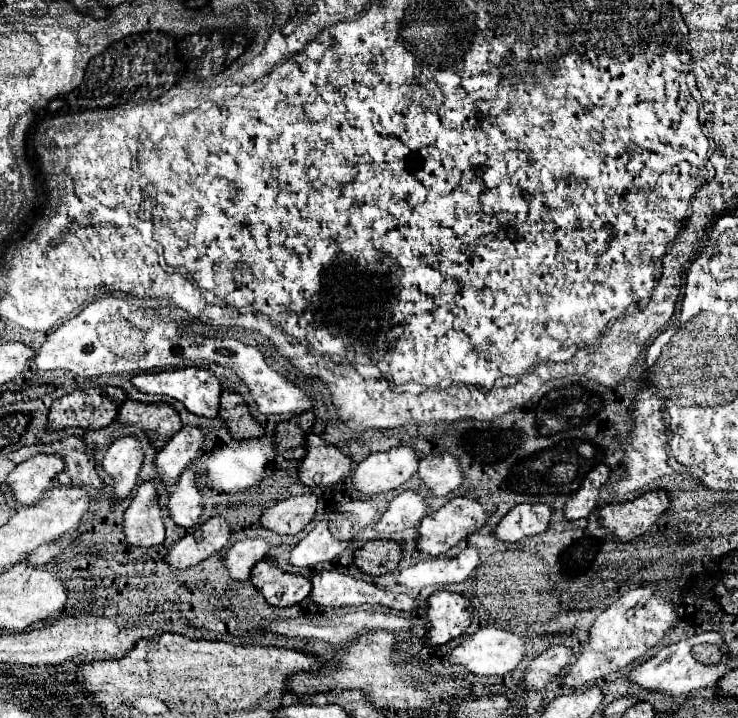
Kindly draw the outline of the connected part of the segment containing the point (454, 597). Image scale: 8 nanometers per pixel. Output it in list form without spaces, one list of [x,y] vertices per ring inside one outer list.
[[[433,592],[427,598],[427,642],[425,646],[441,646],[459,638],[471,624],[473,606],[465,596],[453,592]]]

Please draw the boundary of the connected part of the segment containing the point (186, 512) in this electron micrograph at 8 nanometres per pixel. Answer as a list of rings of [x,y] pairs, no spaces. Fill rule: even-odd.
[[[183,470],[169,496],[169,516],[177,526],[195,528],[199,524],[203,502],[197,488],[197,478],[199,476],[193,470]]]

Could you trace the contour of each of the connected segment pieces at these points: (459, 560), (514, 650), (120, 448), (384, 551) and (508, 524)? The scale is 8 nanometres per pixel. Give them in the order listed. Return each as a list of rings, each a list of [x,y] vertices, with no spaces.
[[[465,548],[453,558],[433,556],[421,560],[395,574],[395,582],[405,588],[423,588],[423,586],[449,586],[467,580],[475,570],[479,560],[477,548]]]
[[[485,626],[479,628],[469,640],[465,640],[463,644],[451,650],[449,664],[463,666],[469,674],[477,674],[477,676],[505,676],[525,660],[525,652],[527,652],[527,644],[523,642],[523,638],[497,626]]]
[[[123,436],[117,438],[105,458],[103,458],[103,468],[109,476],[113,476],[113,502],[121,502],[129,496],[129,492],[135,486],[137,472],[143,462],[143,450],[137,438],[133,436]]]
[[[371,540],[365,542],[353,554],[353,564],[371,576],[381,576],[393,572],[401,560],[401,546],[391,540]]]
[[[519,504],[501,518],[493,534],[503,542],[519,542],[525,536],[545,532],[549,526],[549,518],[551,508],[543,504]]]

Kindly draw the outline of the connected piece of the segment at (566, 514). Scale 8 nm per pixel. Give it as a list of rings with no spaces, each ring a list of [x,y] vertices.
[[[583,484],[573,498],[563,506],[563,518],[565,520],[579,520],[589,516],[589,512],[595,508],[597,504],[597,496],[599,496],[599,488],[595,488],[593,484]]]

